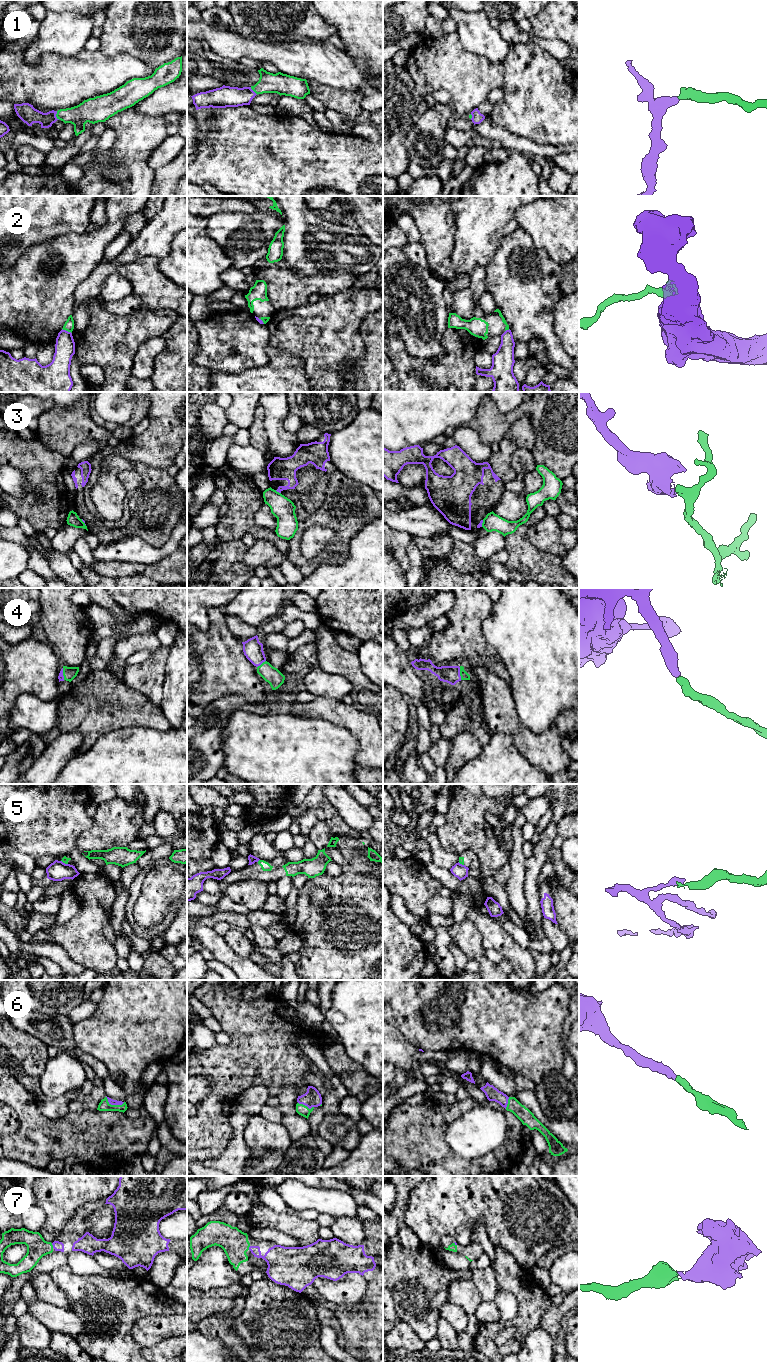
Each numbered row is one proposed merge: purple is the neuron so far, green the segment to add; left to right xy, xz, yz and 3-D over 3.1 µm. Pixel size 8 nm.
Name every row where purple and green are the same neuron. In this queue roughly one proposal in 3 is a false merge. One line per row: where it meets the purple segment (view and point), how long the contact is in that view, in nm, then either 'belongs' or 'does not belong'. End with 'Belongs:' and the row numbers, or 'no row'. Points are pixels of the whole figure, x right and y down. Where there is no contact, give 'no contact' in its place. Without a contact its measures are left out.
1: contact xy (55, 115); length 80 nm; belongs
2: contact xy (67, 331); length 90 nm; belongs
3: contact xz (278, 491); length 50 nm; does not belong
4: contact yz (459, 673); length 110 nm; belongs
5: contact xz (258, 860); length 30 nm; does not belong
6: contact xy (114, 1104); length 160 nm; belongs
7: contact xy (52, 1244); length 40 nm; belongs
Belongs: 1, 2, 4, 6, 7

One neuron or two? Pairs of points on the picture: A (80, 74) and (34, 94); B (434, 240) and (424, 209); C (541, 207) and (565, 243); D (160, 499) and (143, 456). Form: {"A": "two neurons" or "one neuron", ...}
{"A": "one neuron", "B": "one neuron", "C": "one neuron", "D": "two neurons"}

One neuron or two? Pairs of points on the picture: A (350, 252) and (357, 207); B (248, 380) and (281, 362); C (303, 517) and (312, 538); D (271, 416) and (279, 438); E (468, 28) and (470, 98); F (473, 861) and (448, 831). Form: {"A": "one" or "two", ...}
{"A": "two", "B": "one", "C": "two", "D": "one", "E": "two", "F": "two"}

